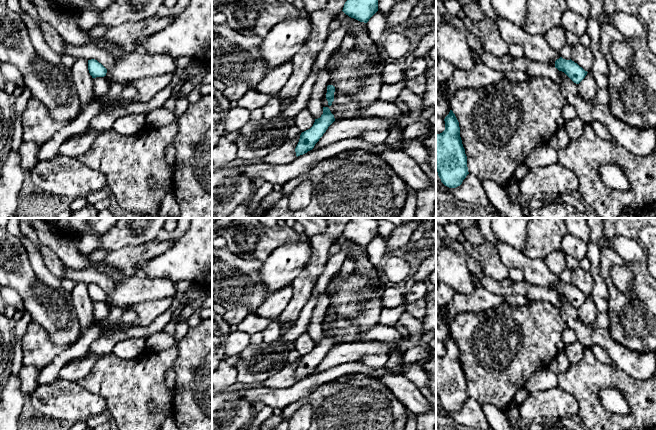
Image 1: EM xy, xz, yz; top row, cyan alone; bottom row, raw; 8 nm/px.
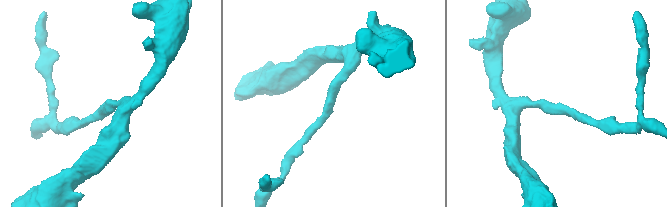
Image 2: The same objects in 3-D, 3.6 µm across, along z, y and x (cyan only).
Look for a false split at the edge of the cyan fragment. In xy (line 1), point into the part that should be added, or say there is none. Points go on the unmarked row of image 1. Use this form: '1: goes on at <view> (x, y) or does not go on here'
1: does not go on here

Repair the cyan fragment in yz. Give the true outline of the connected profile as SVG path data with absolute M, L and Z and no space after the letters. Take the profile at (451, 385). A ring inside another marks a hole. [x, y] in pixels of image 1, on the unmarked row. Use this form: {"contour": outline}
{"contour": "M452 334L444 345L445 354L436 358L436 394L445 410L456 412L469 398L467 380L460 361L459 346Z"}

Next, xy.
{"contour": "M95 283L88 284L88 294L92 302L106 300L107 293Z"}

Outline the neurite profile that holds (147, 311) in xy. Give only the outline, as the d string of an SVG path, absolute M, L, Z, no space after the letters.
M167 297L163 299L139 302L125 307L109 306L108 316L103 321L94 320L92 326L97 326L102 329L102 337L109 337L117 332L126 331L129 328L128 326L117 324L117 321L126 310L131 309L137 314L137 318L133 326L147 326L174 304L174 297Z

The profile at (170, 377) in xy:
M168 370L165 374L165 383L166 386L172 390L174 389L175 386L175 381L176 381L176 374L173 370Z

